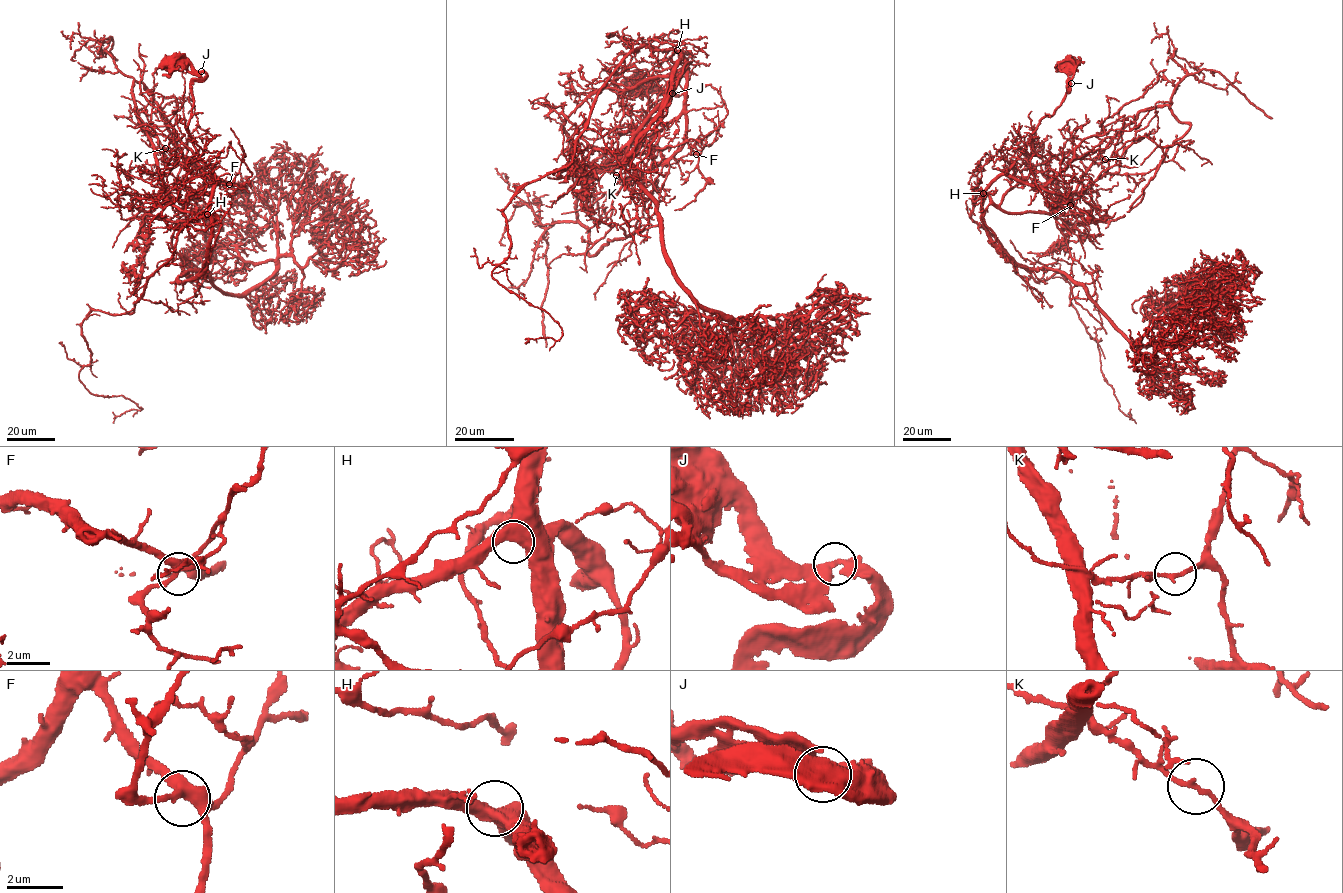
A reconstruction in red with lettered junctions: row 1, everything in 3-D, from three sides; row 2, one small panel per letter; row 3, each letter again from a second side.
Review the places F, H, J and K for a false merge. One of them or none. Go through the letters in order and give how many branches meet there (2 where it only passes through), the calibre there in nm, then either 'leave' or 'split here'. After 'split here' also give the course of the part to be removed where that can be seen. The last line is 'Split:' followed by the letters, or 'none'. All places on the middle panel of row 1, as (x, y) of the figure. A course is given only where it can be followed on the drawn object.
F: branches 3; calibre 360 nm; leave
H: branches 2; calibre 550 nm; leave
J: branches 2; calibre 400 nm; leave
K: branches 2; calibre 170 nm; split here; course (617, 174), (605, 164), (624, 155), (616, 134), (639, 121), (634, 155), (581, 178), (588, 214), (614, 225)
Split: K

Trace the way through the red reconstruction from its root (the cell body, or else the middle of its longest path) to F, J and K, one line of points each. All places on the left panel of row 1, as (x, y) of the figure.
F: (171, 61), (188, 71), (206, 74), (191, 84), (193, 106), (188, 132), (216, 183), (220, 179), (229, 184)
J: (171, 61), (188, 71), (201, 71)
K: (171, 61), (206, 74), (191, 84), (188, 132), (219, 182), (188, 171), (165, 148)

